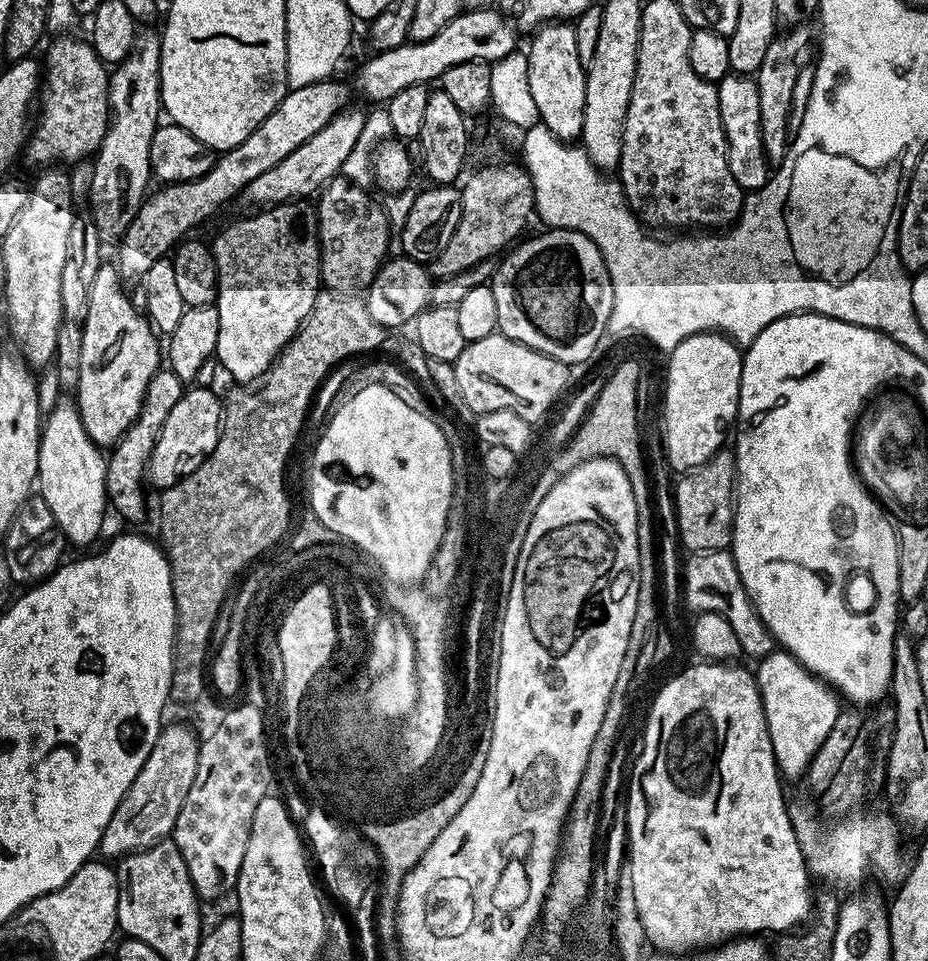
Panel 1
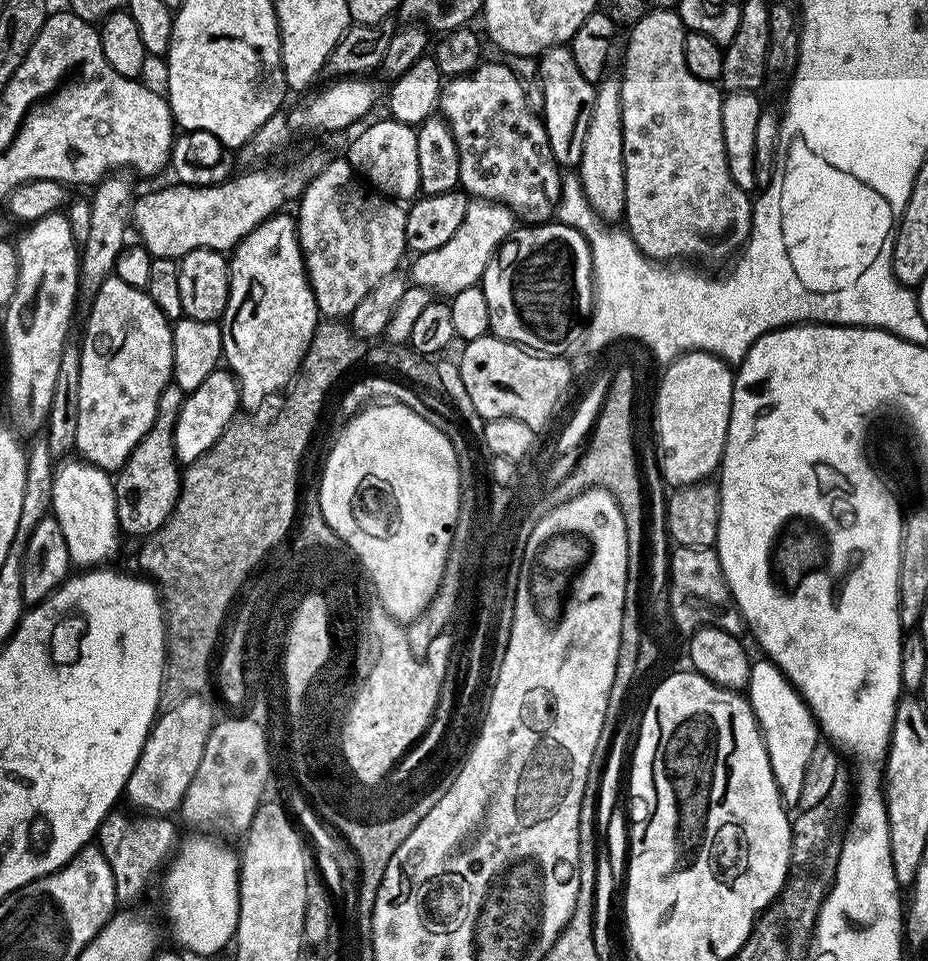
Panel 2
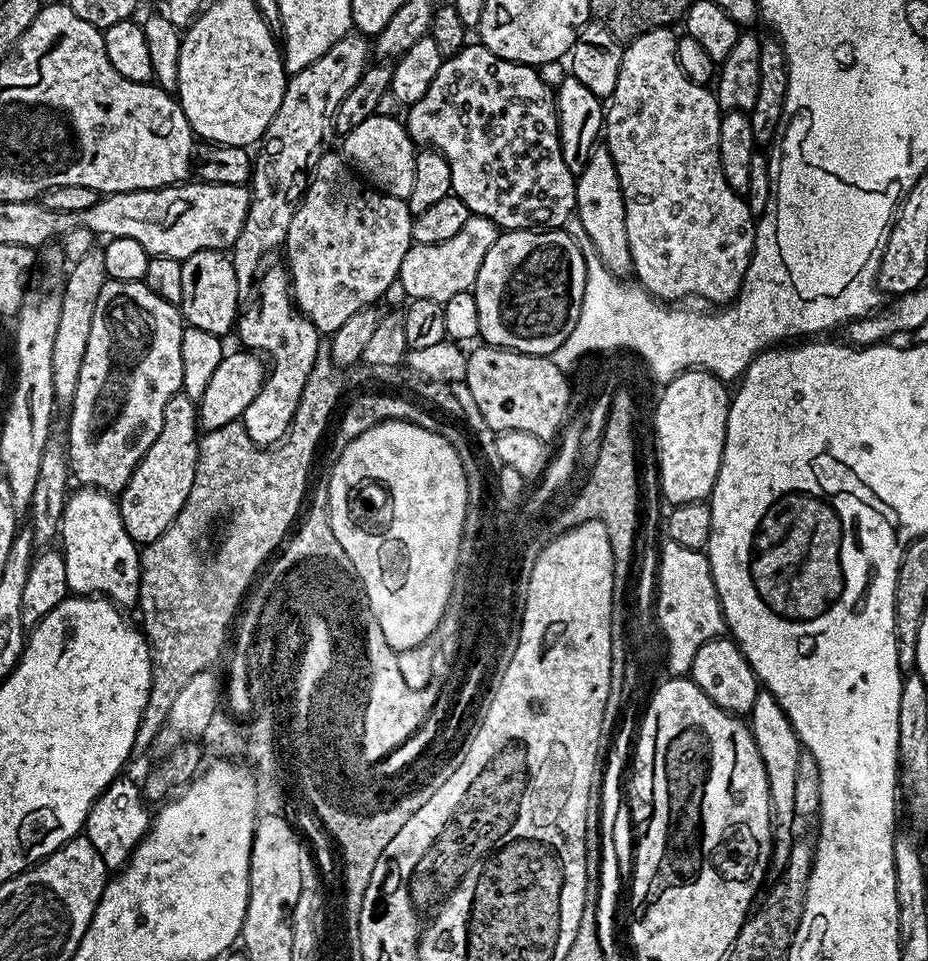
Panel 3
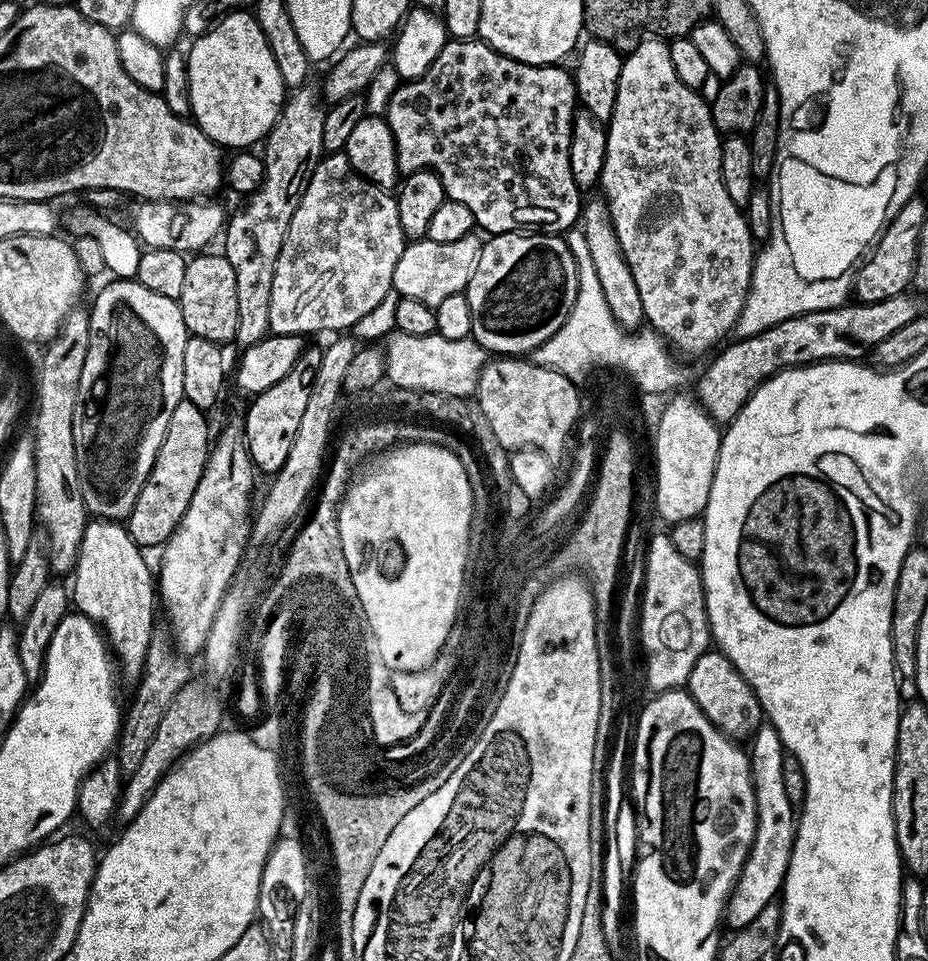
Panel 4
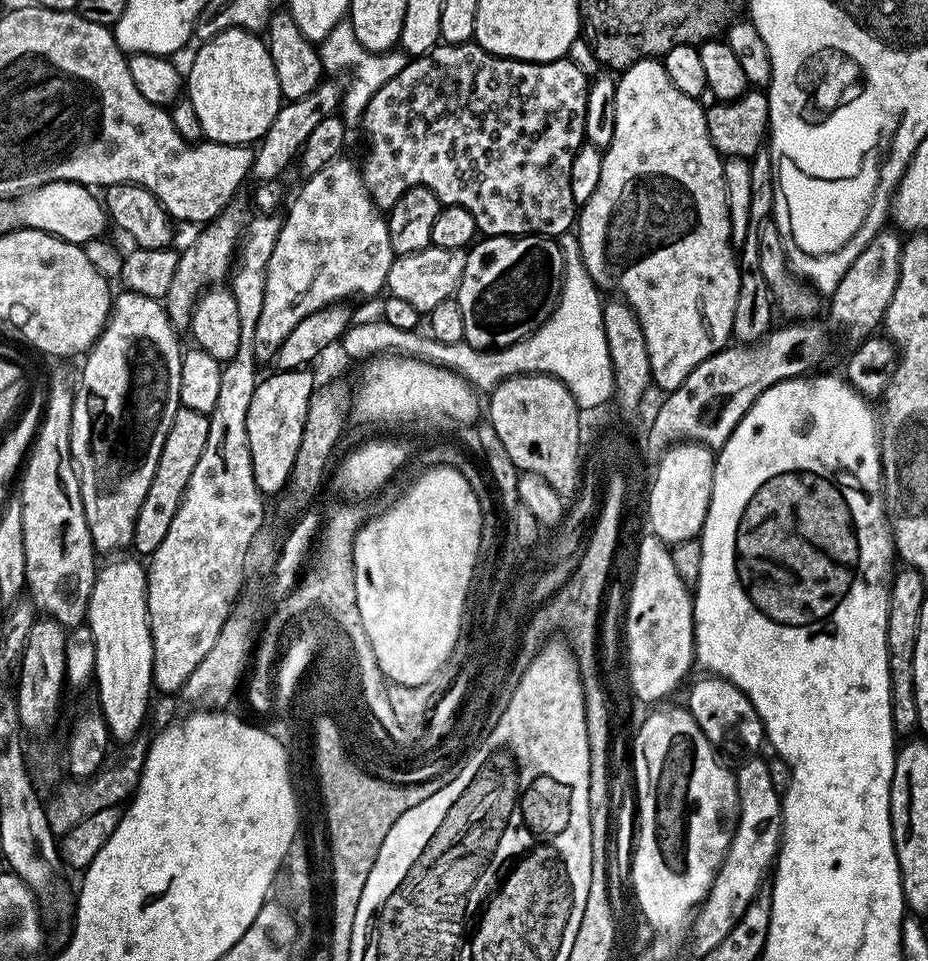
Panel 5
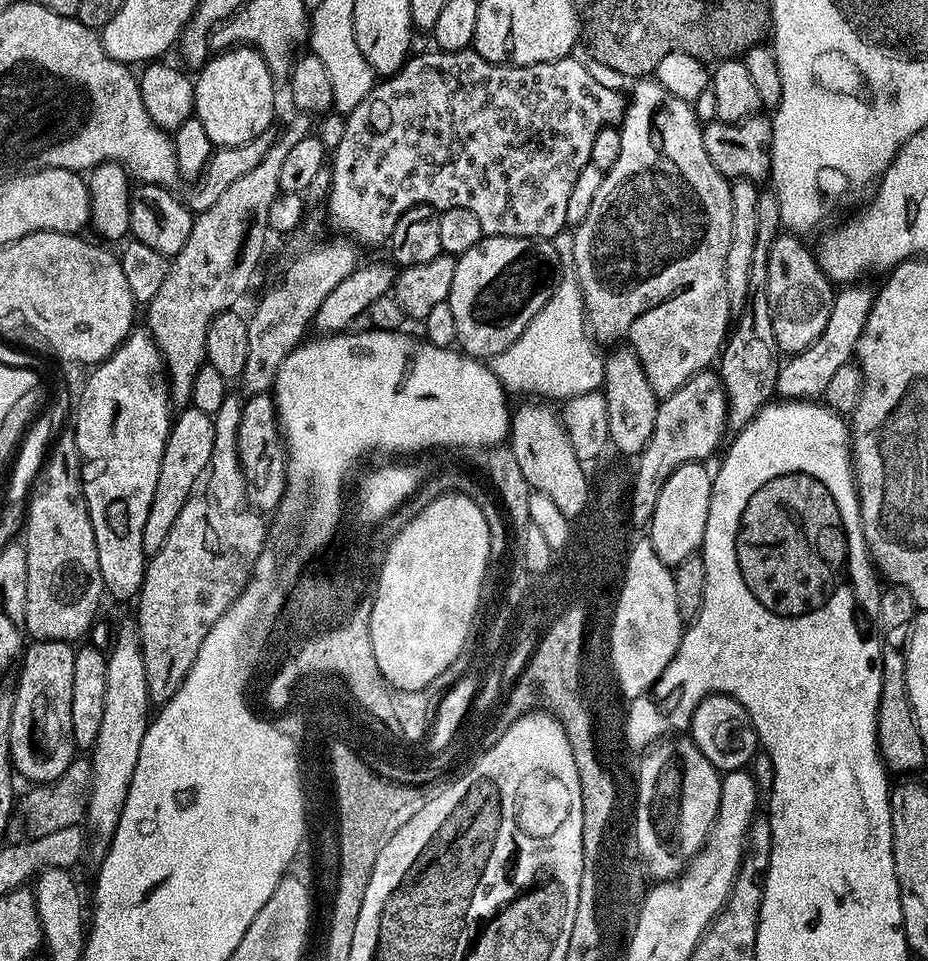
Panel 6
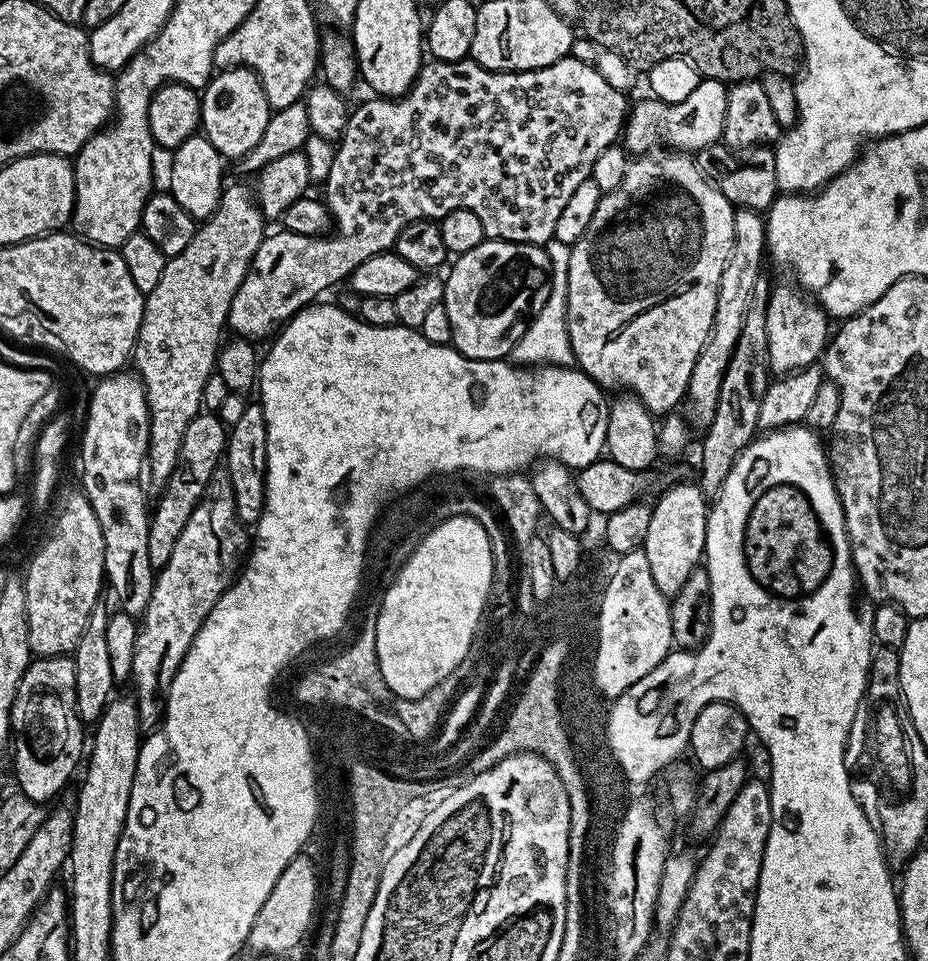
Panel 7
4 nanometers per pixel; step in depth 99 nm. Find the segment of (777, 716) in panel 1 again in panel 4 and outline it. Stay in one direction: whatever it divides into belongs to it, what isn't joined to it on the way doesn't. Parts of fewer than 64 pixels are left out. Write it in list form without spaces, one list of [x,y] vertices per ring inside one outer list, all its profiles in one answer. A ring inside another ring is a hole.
[[[761,723],[755,736],[751,737],[750,759],[752,762],[752,785],[756,795],[756,837],[752,843],[750,854],[744,863],[744,870],[736,879],[736,885],[728,898],[726,924],[732,930],[750,926],[766,906],[773,903],[781,895],[786,878],[786,870],[790,866],[790,854],[796,837],[796,821],[798,812],[792,806],[786,794],[786,778],[784,777],[784,743],[772,725]]]

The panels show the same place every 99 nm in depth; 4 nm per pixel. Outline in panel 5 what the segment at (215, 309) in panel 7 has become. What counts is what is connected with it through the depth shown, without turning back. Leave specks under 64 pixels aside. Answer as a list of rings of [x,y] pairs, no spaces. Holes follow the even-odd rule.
[[[332,78],[321,80],[320,84],[310,94],[306,94],[297,100],[289,100],[281,103],[278,114],[274,114],[274,122],[266,130],[266,134],[259,141],[255,149],[256,157],[252,163],[252,176],[260,182],[272,182],[284,172],[288,163],[295,161],[300,155],[300,149],[304,147],[306,138],[316,127],[322,118],[330,118],[337,115],[342,95],[341,85],[336,85]],[[236,202],[229,203],[228,207],[201,231],[204,233],[188,249],[180,252],[178,270],[174,270],[174,282],[170,282],[170,290],[162,301],[170,322],[176,329],[184,330],[191,325],[192,312],[201,292],[229,279],[238,255],[240,237],[244,235],[249,219],[249,213],[244,213]]]

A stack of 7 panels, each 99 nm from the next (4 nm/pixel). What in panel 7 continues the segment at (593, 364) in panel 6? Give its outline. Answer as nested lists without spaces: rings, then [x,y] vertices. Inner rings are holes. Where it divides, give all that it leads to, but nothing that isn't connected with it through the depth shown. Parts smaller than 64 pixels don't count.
[[[555,238],[543,245],[552,263],[552,285],[550,298],[546,298],[546,306],[538,310],[532,317],[522,338],[513,346],[510,356],[520,366],[568,366],[573,363],[572,347],[568,337],[566,322],[566,298],[568,297],[568,271],[570,270],[571,247]]]

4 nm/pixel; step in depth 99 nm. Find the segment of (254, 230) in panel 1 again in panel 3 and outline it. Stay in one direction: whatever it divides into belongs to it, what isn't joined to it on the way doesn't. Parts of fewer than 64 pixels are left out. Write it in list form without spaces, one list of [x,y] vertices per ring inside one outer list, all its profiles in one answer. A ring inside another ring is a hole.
[[[265,267],[258,277],[254,292],[256,305],[239,317],[234,332],[244,339],[245,349],[260,354],[272,352],[272,364],[270,360],[262,390],[258,390],[254,402],[246,406],[242,423],[253,442],[261,446],[275,446],[287,436],[292,426],[302,390],[306,390],[306,380],[310,378],[310,370],[314,370],[314,362],[322,351],[322,333],[294,303],[287,267]]]

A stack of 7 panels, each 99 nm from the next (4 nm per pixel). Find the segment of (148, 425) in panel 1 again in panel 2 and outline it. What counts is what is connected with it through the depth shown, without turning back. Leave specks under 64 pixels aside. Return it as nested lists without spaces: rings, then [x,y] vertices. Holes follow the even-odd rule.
[[[174,382],[162,390],[154,426],[150,426],[142,442],[134,446],[130,458],[126,458],[120,471],[115,473],[116,520],[120,523],[121,533],[128,535],[129,532],[132,536],[146,538],[158,531],[174,510],[182,479],[182,468],[174,450],[174,426],[178,422],[185,395]]]

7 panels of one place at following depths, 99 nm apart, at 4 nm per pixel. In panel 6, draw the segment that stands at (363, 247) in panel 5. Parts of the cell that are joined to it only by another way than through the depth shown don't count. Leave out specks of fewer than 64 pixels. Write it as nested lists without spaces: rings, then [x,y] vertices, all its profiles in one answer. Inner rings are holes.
[[[336,239],[340,240],[330,240],[323,245],[306,240],[298,245],[278,280],[265,292],[252,316],[249,315],[249,351],[240,379],[245,395],[263,395],[273,389],[282,362],[307,335],[305,332],[315,321],[323,299],[358,267],[357,247],[347,239]]]

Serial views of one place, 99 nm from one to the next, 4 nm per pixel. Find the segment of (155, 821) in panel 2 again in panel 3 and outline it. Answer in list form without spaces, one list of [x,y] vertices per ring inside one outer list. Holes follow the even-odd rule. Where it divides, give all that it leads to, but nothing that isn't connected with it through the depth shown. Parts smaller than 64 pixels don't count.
[[[121,774],[102,790],[100,797],[94,802],[90,814],[86,814],[82,834],[98,850],[102,862],[106,862],[109,870],[123,869],[132,856],[132,851],[142,842],[142,838],[150,827],[149,805],[141,792],[141,785],[132,781],[127,774]]]

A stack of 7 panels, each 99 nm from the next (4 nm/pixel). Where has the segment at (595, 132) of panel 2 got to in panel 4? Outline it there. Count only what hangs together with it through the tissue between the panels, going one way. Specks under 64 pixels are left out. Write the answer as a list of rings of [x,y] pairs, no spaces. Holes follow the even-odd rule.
[[[596,198],[583,205],[582,227],[586,234],[586,246],[590,246],[590,258],[594,258],[594,274],[598,274],[598,286],[602,286],[602,294],[606,294],[606,306],[620,327],[625,330],[636,330],[645,323],[642,310],[642,294],[638,294],[638,286],[634,282],[634,274],[630,274],[630,266],[626,266],[626,258],[622,254],[622,246],[618,246],[618,238],[614,234],[614,226],[610,218],[607,204]]]

